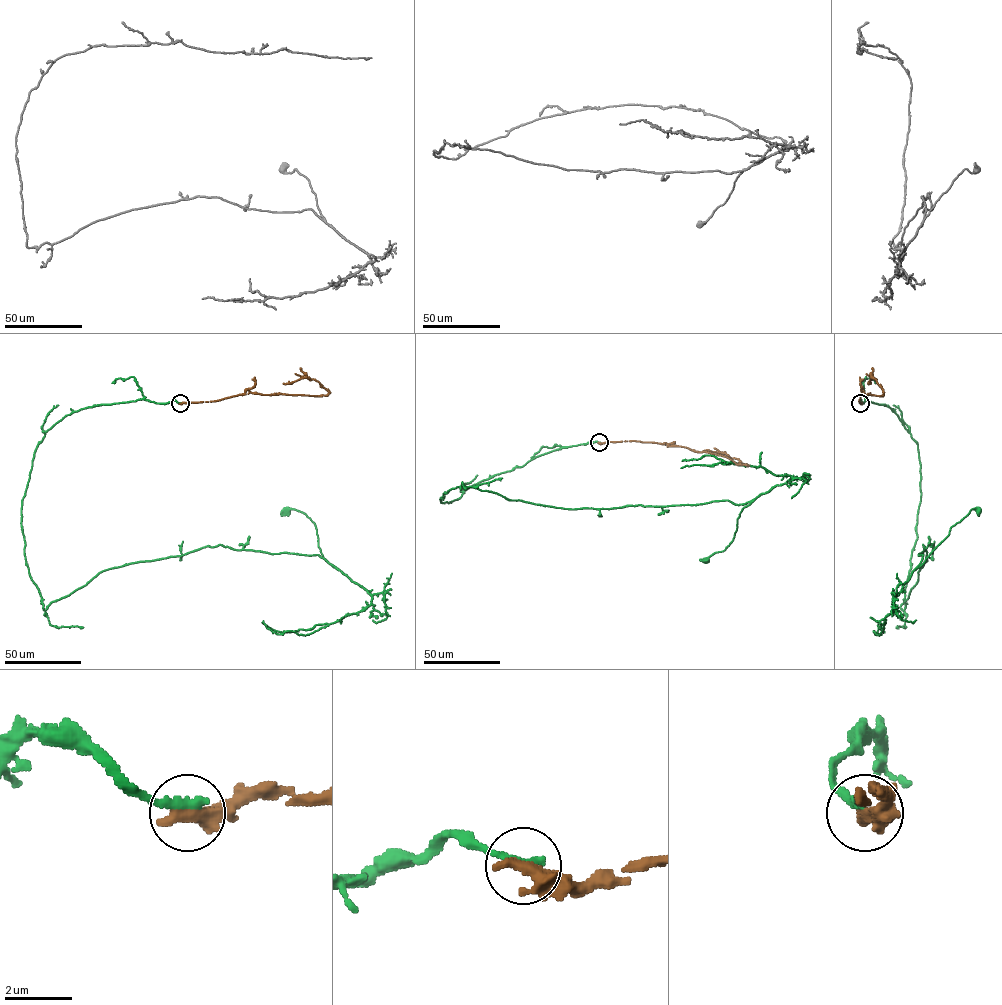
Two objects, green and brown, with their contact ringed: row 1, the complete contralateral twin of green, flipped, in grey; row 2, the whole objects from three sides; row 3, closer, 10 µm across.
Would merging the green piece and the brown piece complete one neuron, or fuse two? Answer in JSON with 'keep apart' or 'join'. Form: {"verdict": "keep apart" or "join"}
{"verdict": "keep apart"}

